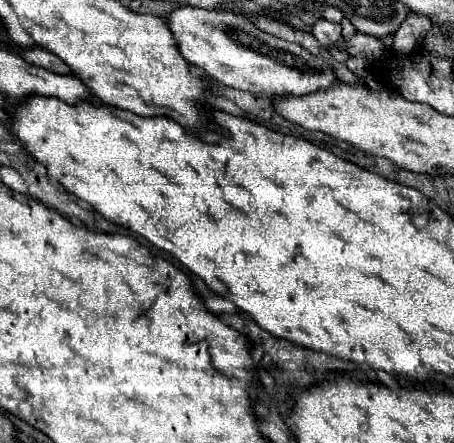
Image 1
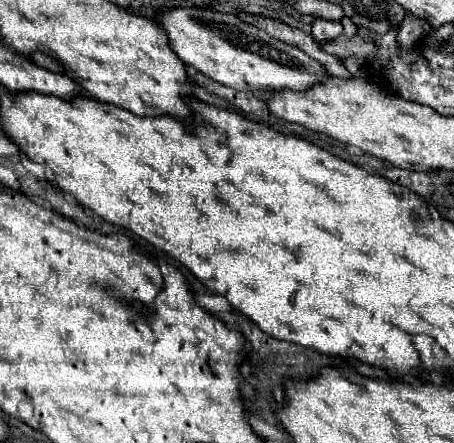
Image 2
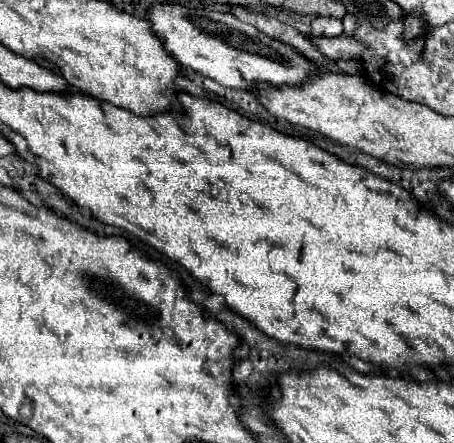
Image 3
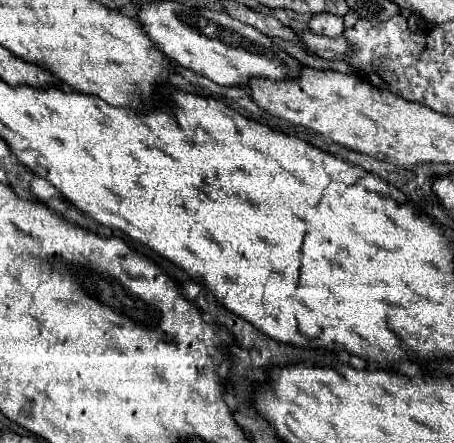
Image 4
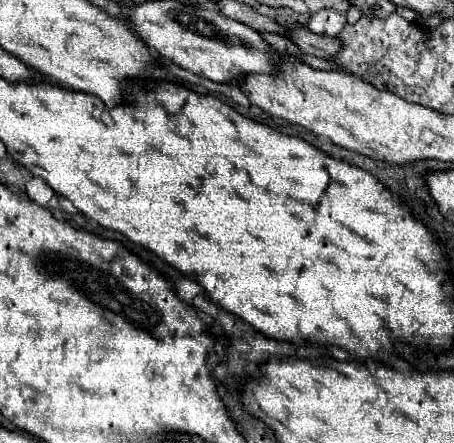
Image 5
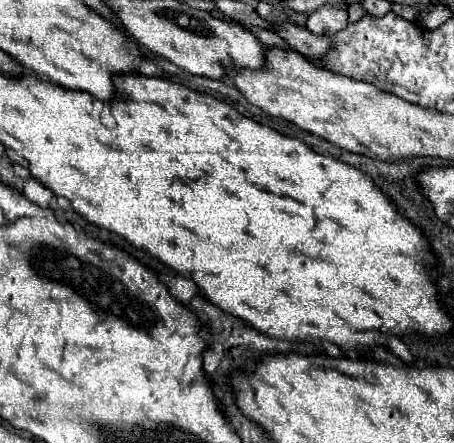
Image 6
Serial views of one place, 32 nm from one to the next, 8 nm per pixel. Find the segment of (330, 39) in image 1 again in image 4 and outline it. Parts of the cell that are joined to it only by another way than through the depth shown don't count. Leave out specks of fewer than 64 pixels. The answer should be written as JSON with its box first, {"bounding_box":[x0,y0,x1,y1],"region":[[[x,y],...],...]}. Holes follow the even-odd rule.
{"bounding_box":[310,12,344,36],"region":[[[330,12],[314,14],[310,20],[310,30],[324,36],[340,36],[344,32],[344,18]]]}

